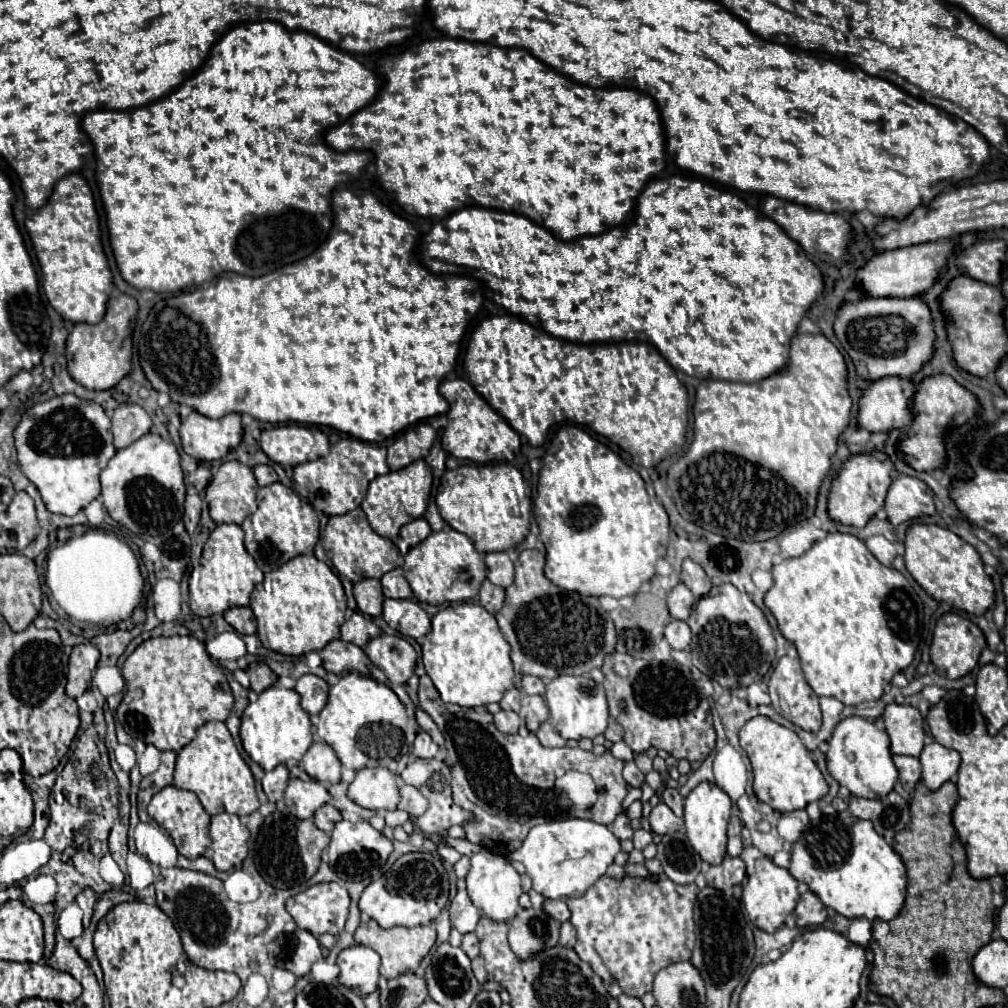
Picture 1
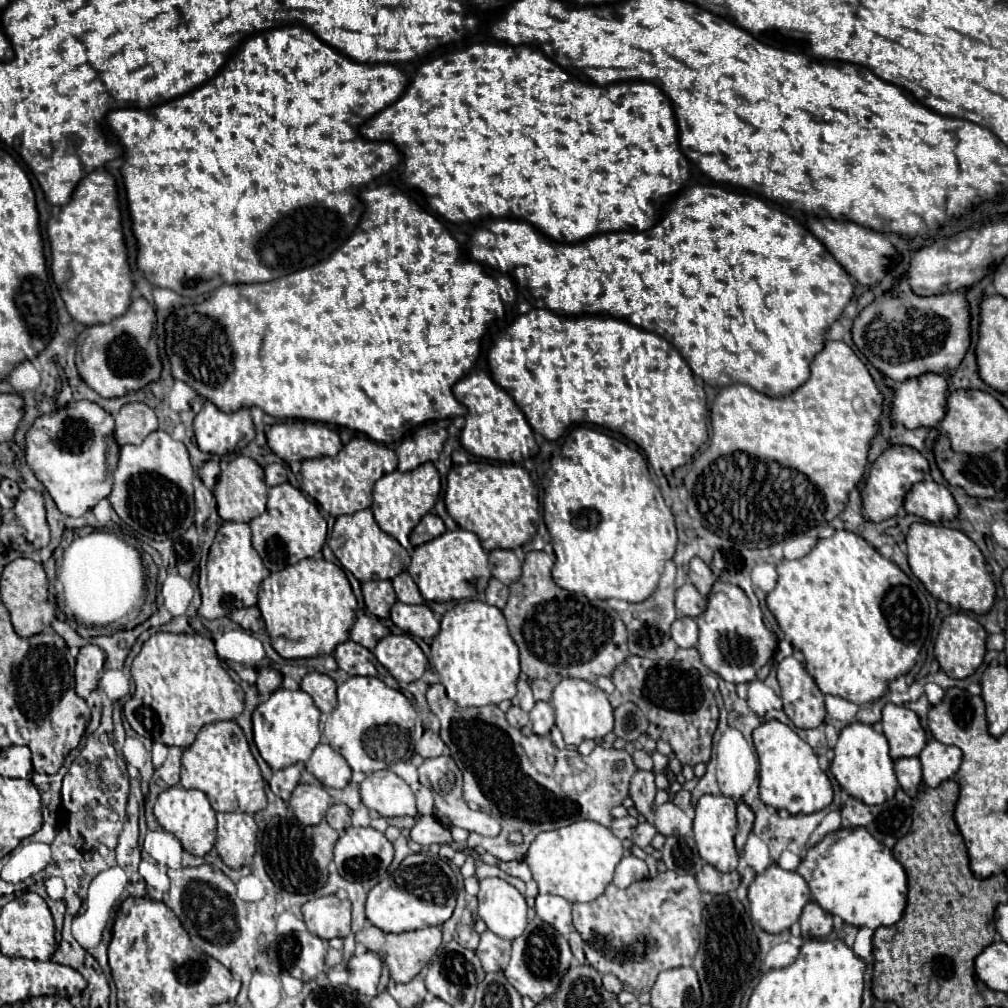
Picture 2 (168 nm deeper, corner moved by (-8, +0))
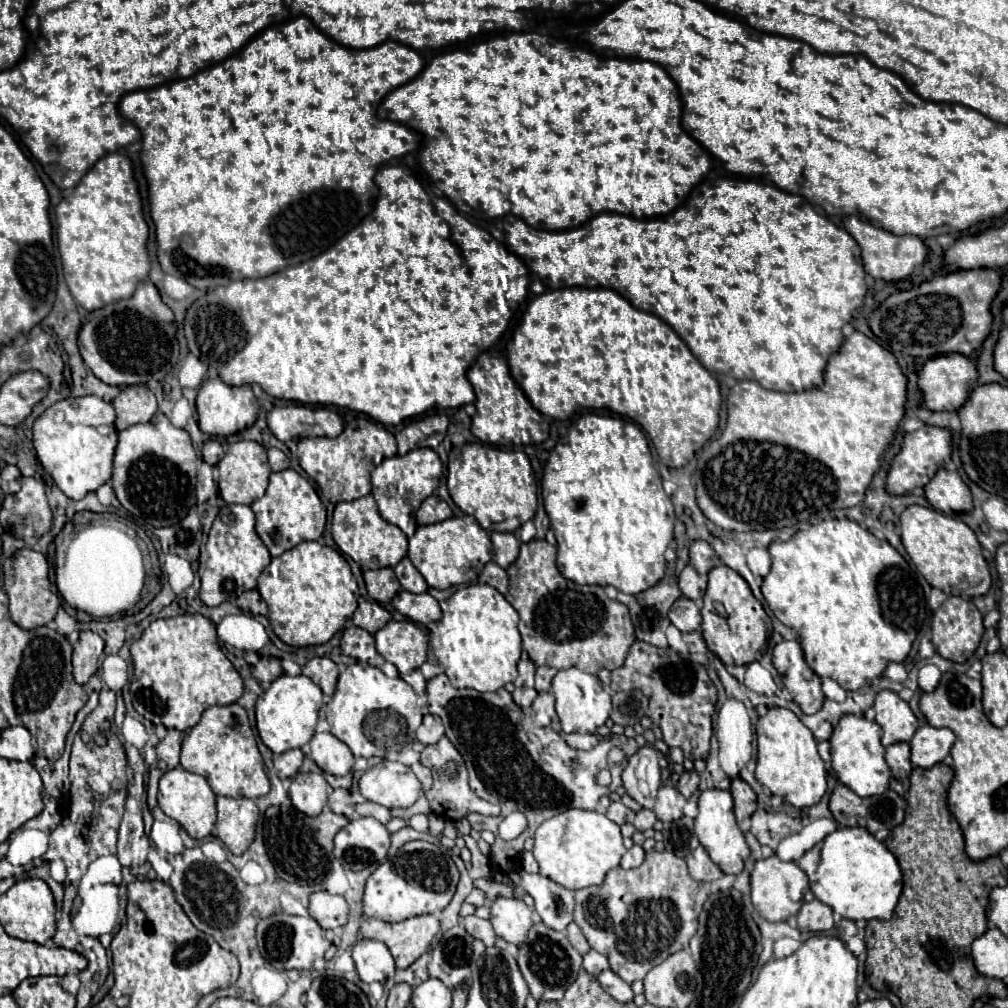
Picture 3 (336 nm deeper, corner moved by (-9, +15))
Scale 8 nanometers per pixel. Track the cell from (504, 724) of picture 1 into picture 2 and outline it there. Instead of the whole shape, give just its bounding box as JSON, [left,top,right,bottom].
[507,705,529,729]

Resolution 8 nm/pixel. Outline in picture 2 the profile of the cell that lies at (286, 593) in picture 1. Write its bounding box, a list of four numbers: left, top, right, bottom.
[257,557,357,659]

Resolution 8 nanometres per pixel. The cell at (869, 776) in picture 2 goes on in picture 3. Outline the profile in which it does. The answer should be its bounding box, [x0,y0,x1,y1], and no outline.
[830,714,892,796]

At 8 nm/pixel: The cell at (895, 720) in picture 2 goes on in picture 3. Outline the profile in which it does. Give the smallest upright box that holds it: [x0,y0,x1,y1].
[874,690,918,746]

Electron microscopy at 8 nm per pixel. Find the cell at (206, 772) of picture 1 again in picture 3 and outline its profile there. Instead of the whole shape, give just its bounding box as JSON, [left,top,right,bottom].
[180,704,270,800]

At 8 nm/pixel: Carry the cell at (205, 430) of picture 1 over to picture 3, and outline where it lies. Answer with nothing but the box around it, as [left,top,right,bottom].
[196,378,258,436]

